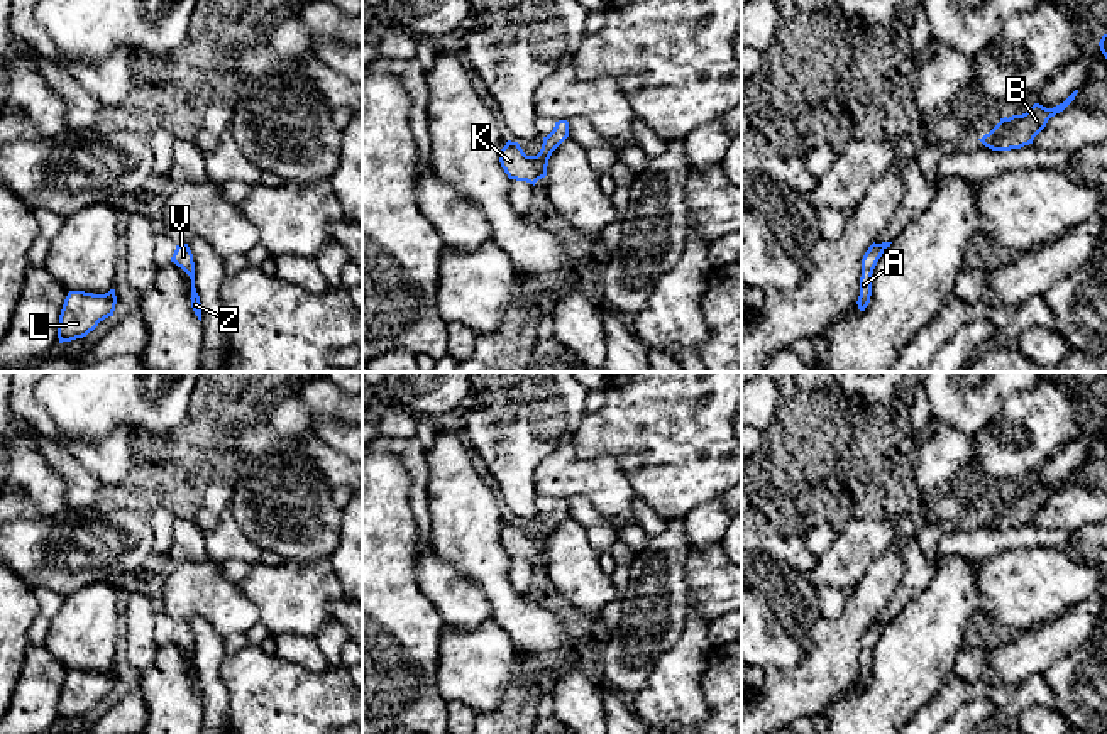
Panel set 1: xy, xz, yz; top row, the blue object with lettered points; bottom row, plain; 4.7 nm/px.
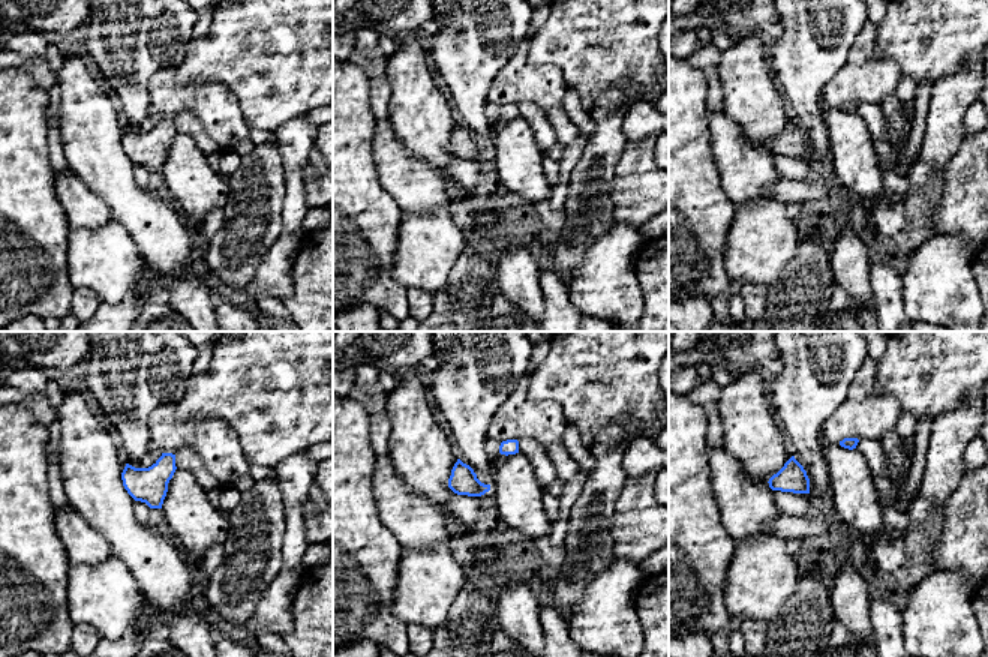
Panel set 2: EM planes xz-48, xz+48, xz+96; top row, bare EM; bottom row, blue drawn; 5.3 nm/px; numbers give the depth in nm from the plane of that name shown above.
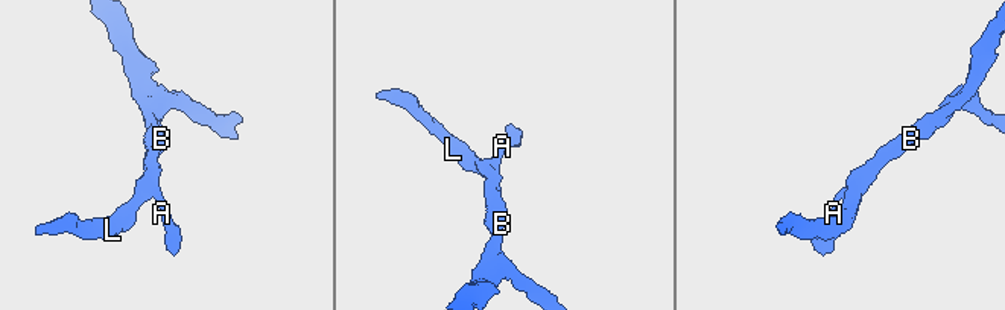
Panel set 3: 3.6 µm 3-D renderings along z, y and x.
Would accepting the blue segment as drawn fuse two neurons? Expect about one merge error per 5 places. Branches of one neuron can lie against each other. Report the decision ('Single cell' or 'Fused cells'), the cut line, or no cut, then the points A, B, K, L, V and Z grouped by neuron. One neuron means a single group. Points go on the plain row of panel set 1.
Single cell. No split. Groups: A B K L V Z

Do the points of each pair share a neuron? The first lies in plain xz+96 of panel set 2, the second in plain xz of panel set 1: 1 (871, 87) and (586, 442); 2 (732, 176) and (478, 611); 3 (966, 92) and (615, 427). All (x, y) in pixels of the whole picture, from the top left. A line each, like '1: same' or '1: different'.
1: different
2: same
3: different

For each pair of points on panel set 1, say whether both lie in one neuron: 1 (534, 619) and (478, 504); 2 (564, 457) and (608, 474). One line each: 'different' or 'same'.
1: same
2: same

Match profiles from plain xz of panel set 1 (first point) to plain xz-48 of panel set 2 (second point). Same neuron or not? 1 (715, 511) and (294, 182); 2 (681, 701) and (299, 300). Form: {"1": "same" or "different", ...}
{"1": "same", "2": "different"}

